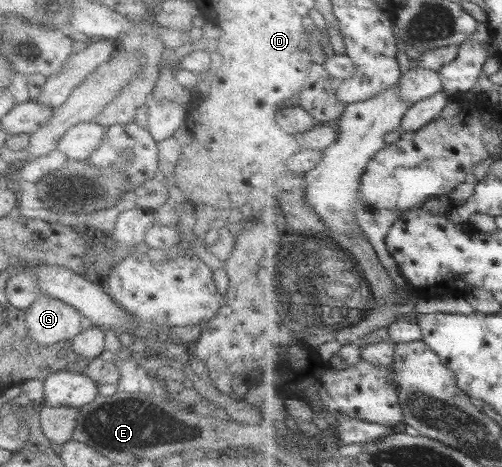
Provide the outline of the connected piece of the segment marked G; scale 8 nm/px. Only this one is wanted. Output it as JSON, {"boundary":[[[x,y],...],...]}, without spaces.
{"boundary":[[[41,294],[25,310],[25,321],[29,335],[43,347],[72,340],[93,326],[92,320],[81,314],[77,308],[45,294]]]}

